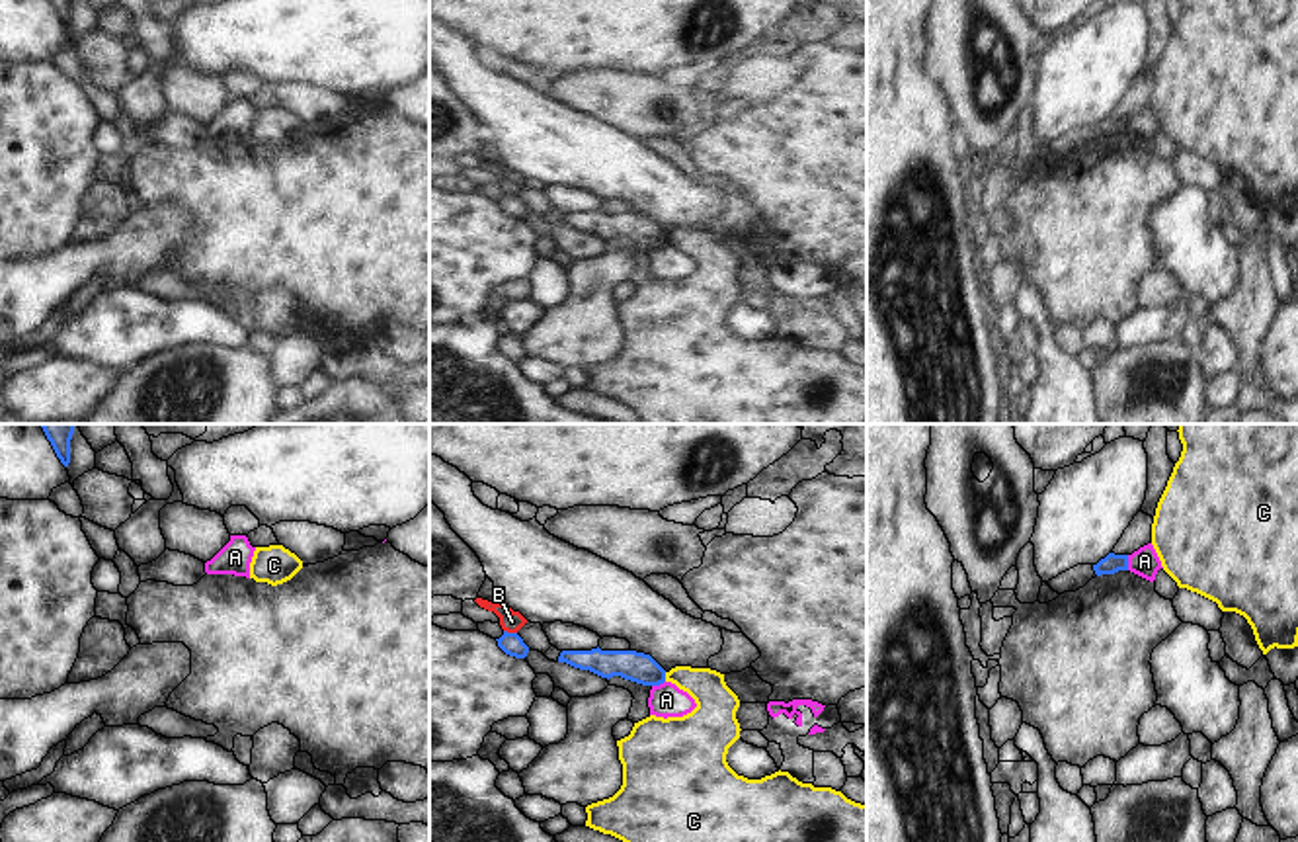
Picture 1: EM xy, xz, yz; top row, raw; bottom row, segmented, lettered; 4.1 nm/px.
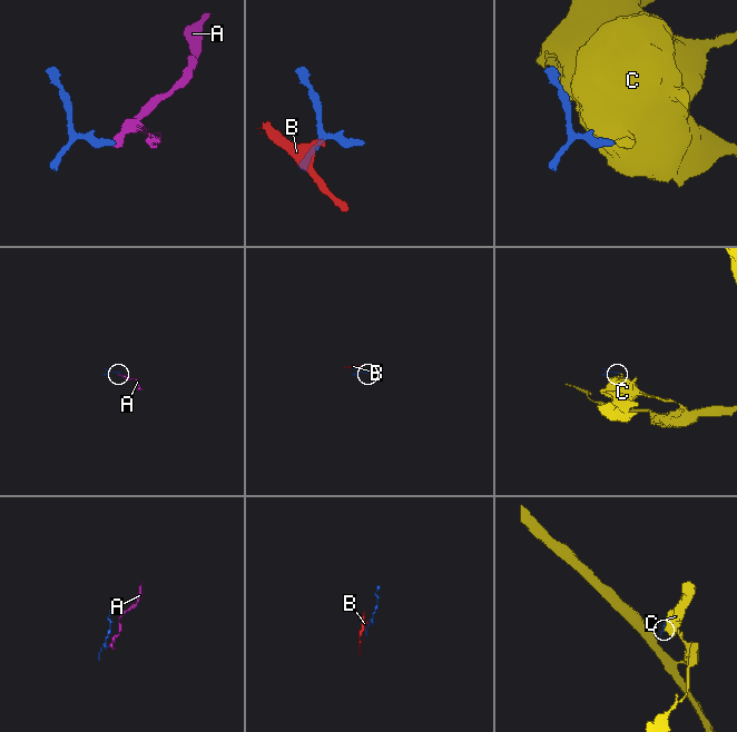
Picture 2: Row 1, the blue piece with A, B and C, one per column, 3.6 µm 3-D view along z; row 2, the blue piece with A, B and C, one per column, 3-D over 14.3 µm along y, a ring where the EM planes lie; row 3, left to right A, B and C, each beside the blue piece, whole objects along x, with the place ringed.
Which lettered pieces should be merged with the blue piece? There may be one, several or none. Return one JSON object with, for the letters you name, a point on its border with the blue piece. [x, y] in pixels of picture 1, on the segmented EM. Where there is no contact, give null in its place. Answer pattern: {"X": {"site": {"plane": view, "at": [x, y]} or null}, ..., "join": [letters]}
{"join": []}

